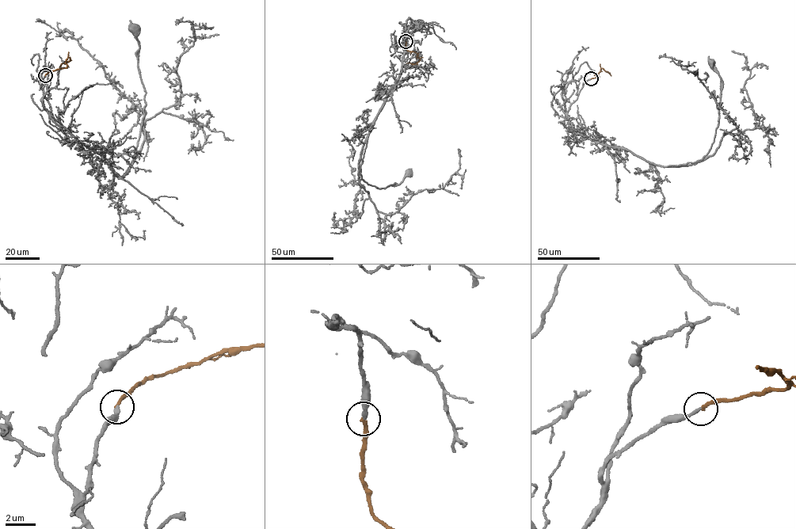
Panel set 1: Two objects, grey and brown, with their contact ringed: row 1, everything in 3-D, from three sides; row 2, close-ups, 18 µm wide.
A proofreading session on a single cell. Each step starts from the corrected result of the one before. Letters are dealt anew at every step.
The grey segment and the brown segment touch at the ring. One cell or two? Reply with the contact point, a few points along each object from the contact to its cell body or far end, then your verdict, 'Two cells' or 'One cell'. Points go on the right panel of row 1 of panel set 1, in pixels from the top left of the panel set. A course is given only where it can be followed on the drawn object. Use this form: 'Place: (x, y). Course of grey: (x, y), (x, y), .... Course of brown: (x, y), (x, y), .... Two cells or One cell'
Place: (591, 78). Course of grey: (591, 78), (568, 111), (572, 127), (656, 165), (683, 165), (706, 154), (715, 134), (722, 82), (711, 62). Course of brown: (591, 78), (598, 78), (595, 75), (601, 68), (611, 75). One cell

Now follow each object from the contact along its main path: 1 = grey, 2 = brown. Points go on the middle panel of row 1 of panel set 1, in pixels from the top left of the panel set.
1: (405, 41), (404, 30), (401, 74), (369, 132), (360, 171), (364, 180), (380, 188), (400, 184), (409, 173)
2: (405, 41), (406, 49), (415, 51), (420, 58), (414, 63), (406, 63)

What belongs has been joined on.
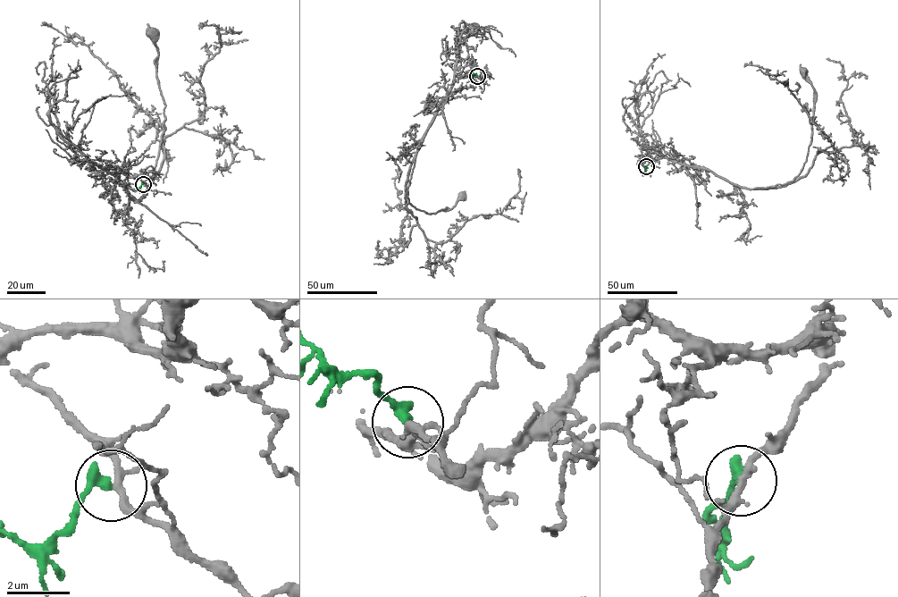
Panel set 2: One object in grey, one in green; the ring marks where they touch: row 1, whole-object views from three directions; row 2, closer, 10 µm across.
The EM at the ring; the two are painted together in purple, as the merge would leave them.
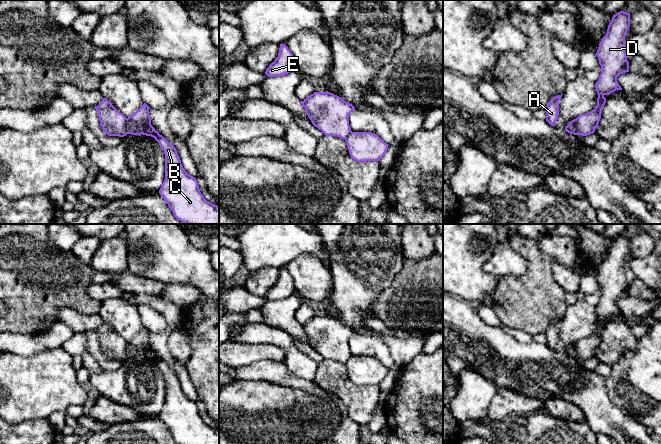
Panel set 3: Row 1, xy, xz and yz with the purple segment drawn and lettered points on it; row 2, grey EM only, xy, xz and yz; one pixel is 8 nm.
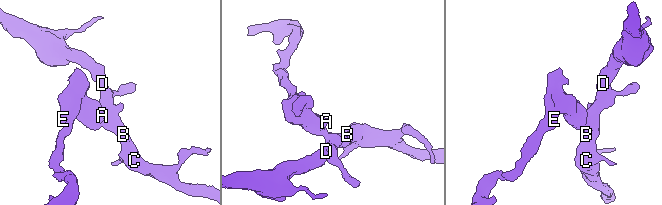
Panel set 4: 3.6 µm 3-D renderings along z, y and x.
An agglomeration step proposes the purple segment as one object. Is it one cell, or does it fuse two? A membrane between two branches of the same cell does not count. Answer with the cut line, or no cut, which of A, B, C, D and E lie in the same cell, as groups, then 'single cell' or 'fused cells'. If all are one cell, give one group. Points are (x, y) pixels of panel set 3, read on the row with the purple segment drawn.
cut xy (125, 118), (125, 130), (127, 133); groups A E / B C D; fused cells

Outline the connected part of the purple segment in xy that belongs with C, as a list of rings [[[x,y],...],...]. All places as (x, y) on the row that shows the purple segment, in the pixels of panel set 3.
[[[144,103],[126,118],[126,131],[153,137],[164,151],[165,179],[159,190],[161,197],[184,224],[219,224],[219,206],[204,198],[196,178],[183,168],[176,148],[151,125],[149,109]]]

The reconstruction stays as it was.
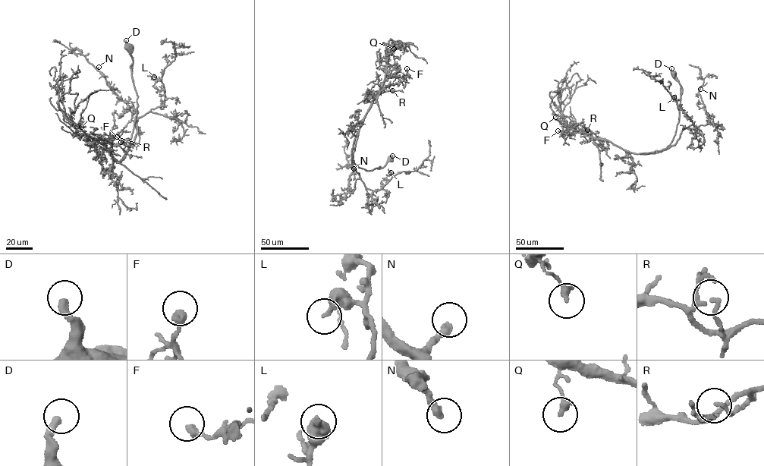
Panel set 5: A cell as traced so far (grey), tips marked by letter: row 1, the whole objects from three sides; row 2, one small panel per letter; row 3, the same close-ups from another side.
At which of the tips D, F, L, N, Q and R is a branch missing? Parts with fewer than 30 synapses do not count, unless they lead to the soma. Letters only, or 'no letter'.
N

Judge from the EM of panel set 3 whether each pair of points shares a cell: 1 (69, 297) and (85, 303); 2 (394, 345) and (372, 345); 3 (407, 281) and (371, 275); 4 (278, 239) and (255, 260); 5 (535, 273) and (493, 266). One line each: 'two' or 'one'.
1: one
2: two
3: two
4: one
5: two

